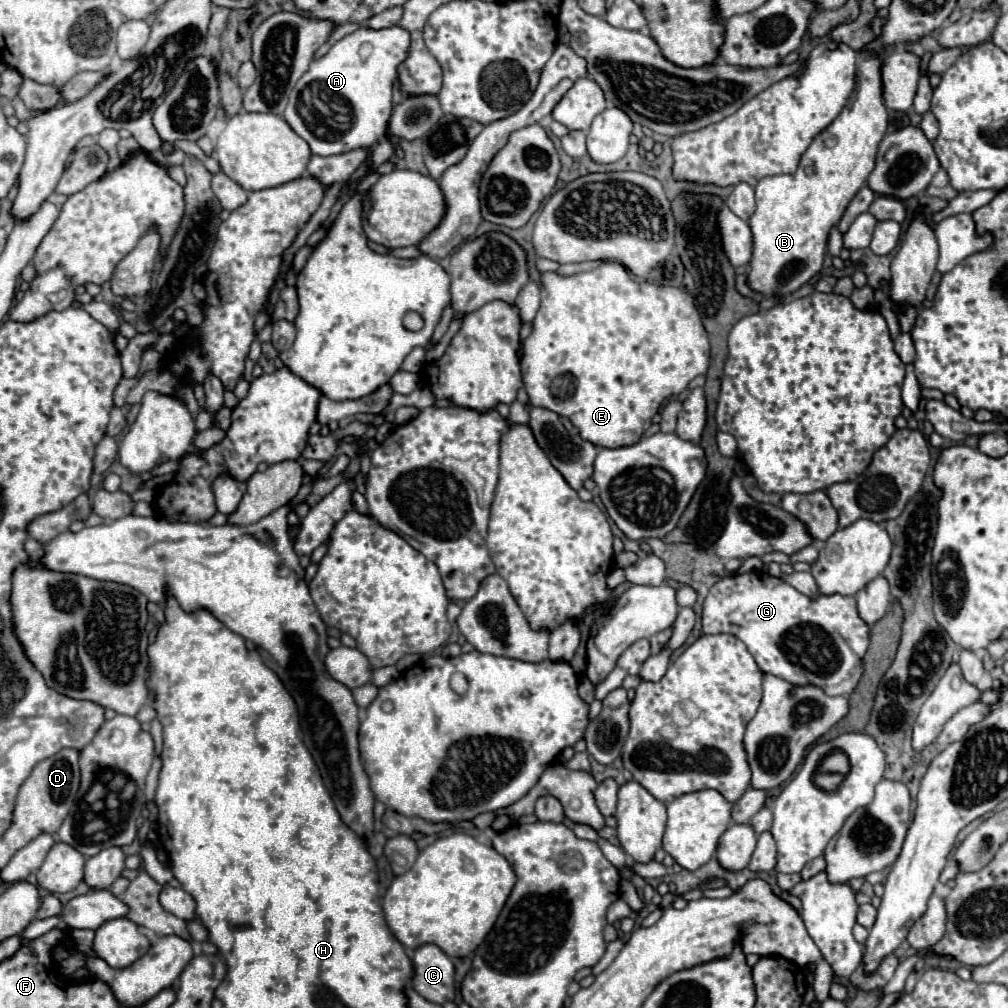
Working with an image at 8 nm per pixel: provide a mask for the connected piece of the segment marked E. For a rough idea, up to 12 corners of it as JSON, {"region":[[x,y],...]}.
{"region":[[546,272],[532,406],[634,444],[708,372],[686,290]]}

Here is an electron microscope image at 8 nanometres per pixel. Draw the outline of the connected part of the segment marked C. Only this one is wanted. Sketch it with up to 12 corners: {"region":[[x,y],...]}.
{"region":[[434,944],[412,954],[412,988],[428,1002],[454,998],[454,964]]}

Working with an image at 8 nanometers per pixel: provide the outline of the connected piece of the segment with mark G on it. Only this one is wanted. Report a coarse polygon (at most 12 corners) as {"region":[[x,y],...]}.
{"region":[[728,574],[704,634],[734,634],[762,674],[848,696],[868,626],[854,596],[810,602]]}

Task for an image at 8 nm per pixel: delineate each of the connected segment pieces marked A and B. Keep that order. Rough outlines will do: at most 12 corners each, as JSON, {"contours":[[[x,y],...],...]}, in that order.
{"contours":[[[366,26],[310,64],[282,118],[312,154],[386,132],[410,32]],[[880,56],[796,174],[756,184],[750,290],[822,272],[886,134]]]}

